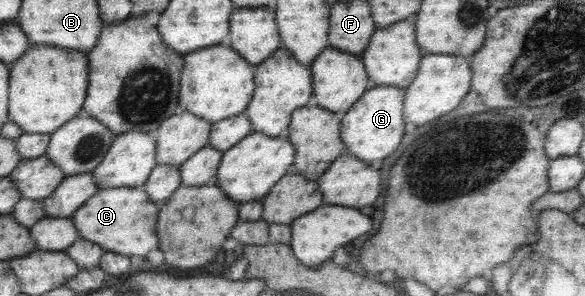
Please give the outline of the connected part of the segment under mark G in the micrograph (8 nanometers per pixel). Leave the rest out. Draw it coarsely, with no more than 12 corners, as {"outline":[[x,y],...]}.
{"outline":[[376,86],[341,115],[348,153],[392,155],[404,135],[405,89]]}

